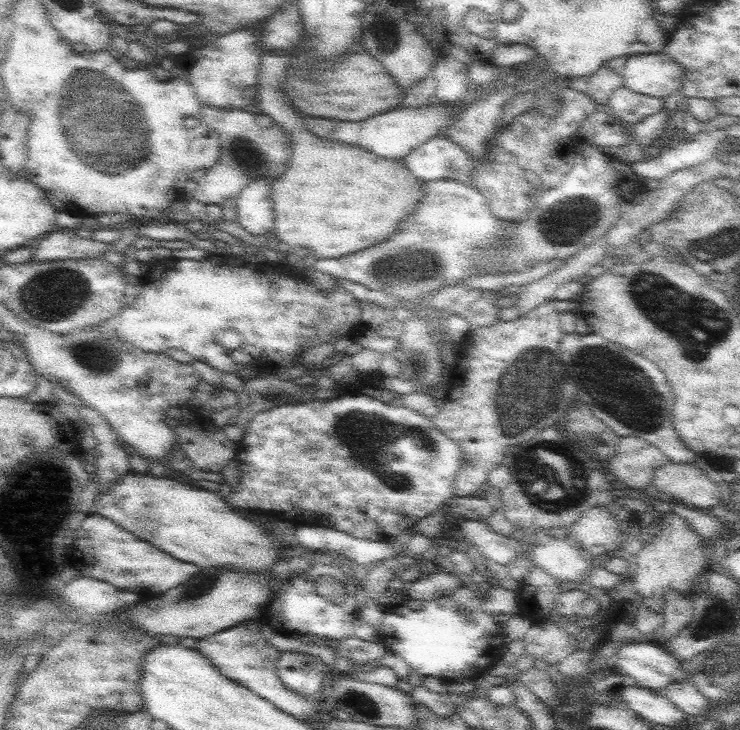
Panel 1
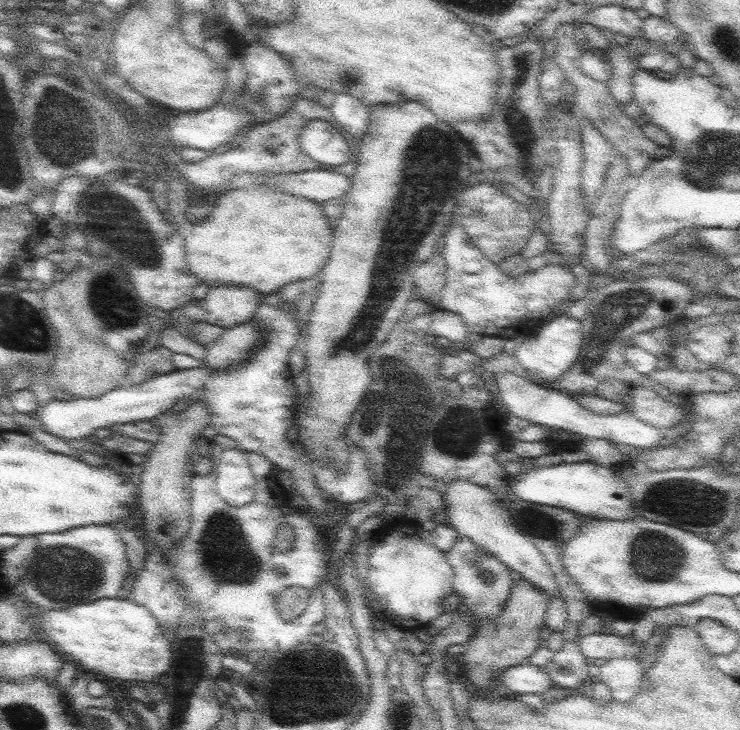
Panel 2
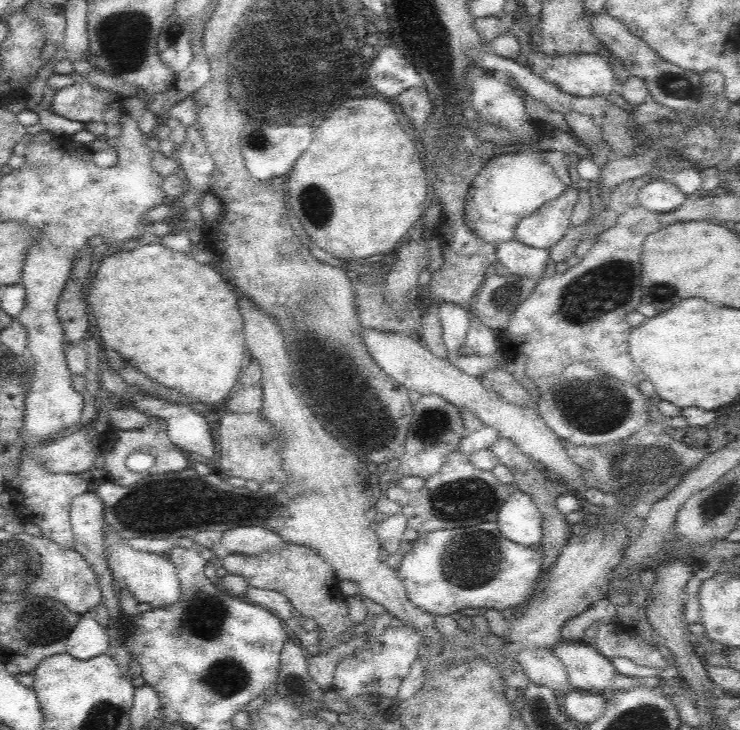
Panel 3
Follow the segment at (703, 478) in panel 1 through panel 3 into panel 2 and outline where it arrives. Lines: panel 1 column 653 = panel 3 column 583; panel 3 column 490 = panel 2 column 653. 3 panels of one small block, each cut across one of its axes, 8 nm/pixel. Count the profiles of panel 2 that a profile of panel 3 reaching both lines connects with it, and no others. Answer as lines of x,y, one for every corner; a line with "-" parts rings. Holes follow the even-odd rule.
631,387
629,394
630,409
634,416
663,431
676,426
686,415
684,409
664,400
652,387

